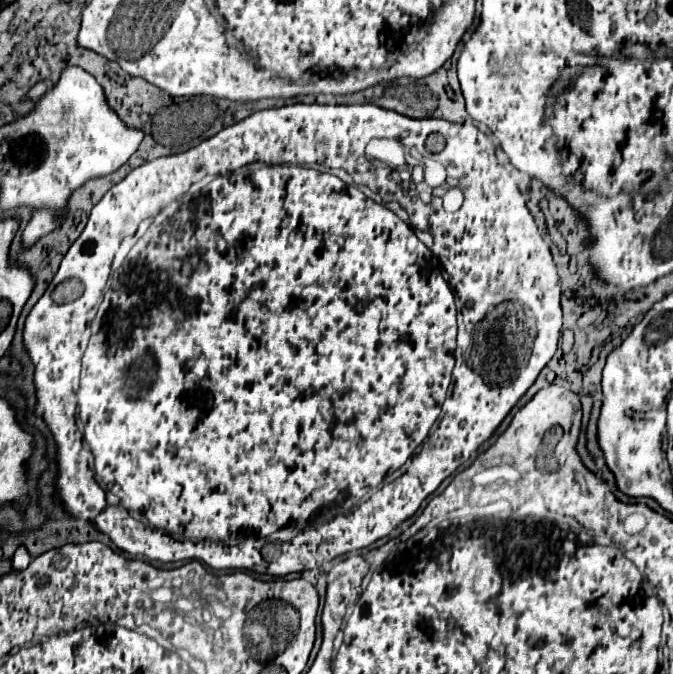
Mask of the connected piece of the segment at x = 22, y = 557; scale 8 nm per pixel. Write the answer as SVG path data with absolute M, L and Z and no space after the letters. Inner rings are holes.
M20 545L18 549L16 549L16 553L14 553L14 557L12 557L12 569L26 569L26 565L30 563L30 553L26 551L26 547L24 545Z

